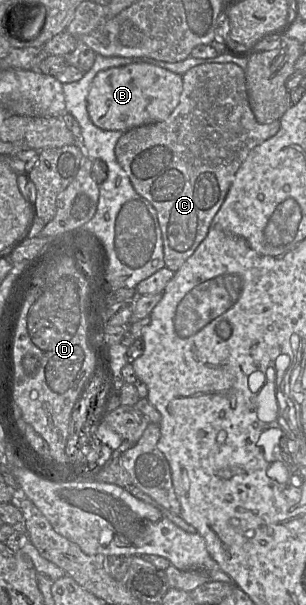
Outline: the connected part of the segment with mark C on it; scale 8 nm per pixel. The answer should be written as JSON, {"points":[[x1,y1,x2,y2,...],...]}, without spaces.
{"points":[[206,63,197,65,182,75,182,79,183,90,180,96,179,104,168,116,168,118,160,122,142,125,125,131,115,146,115,155,117,161,127,173,135,191,149,201,157,212,158,222,162,232,165,267,172,270,173,272,178,271,182,267,185,261,195,252,197,247,206,238,212,220,222,206,229,188,234,180,236,172,238,171,242,162,248,156,249,152,256,146,263,143,265,140,274,136,280,129,280,120,275,120,270,123,259,123,256,120,256,117,249,105,245,71,237,64]]}

